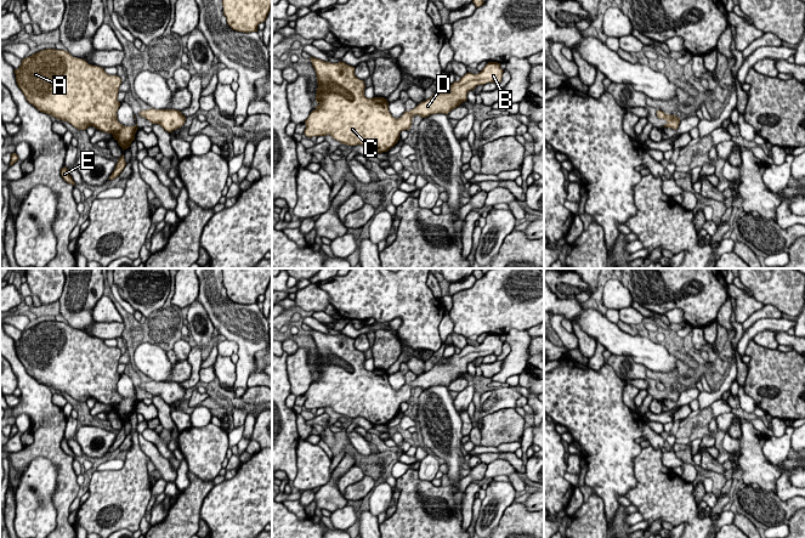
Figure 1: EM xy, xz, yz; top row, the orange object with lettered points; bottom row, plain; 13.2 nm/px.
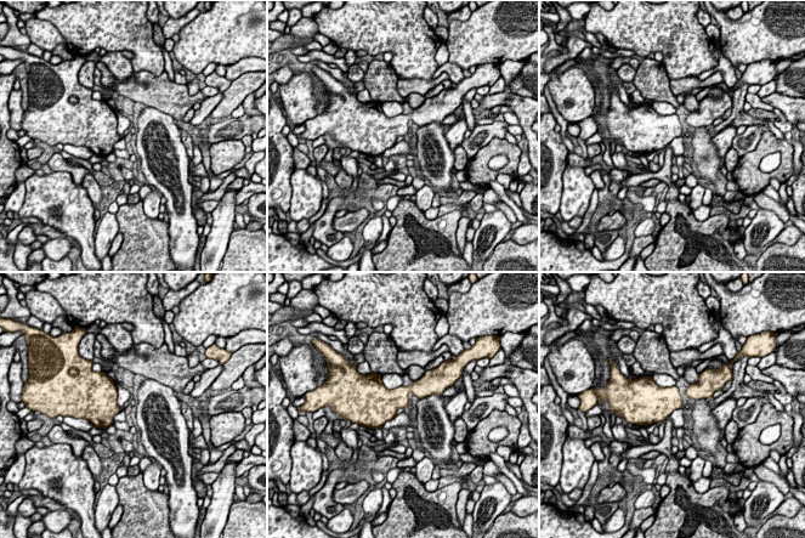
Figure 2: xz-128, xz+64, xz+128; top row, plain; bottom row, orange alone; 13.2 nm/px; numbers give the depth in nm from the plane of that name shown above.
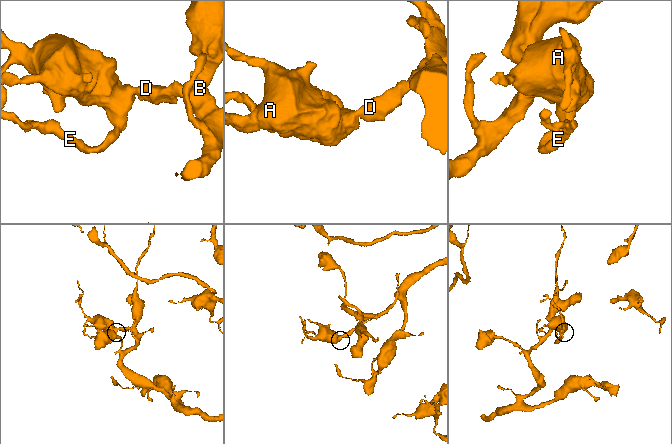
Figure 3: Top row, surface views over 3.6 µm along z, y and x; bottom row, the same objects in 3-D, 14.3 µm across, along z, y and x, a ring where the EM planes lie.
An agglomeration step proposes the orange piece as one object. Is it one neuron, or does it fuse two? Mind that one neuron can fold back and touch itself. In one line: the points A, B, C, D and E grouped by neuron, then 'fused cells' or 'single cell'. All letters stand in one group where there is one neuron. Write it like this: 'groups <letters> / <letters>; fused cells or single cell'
groups A B C D E; single cell

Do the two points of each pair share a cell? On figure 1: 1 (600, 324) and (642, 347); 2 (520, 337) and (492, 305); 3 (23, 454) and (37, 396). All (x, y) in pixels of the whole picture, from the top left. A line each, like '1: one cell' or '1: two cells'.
1: one cell
2: two cells
3: one cell

